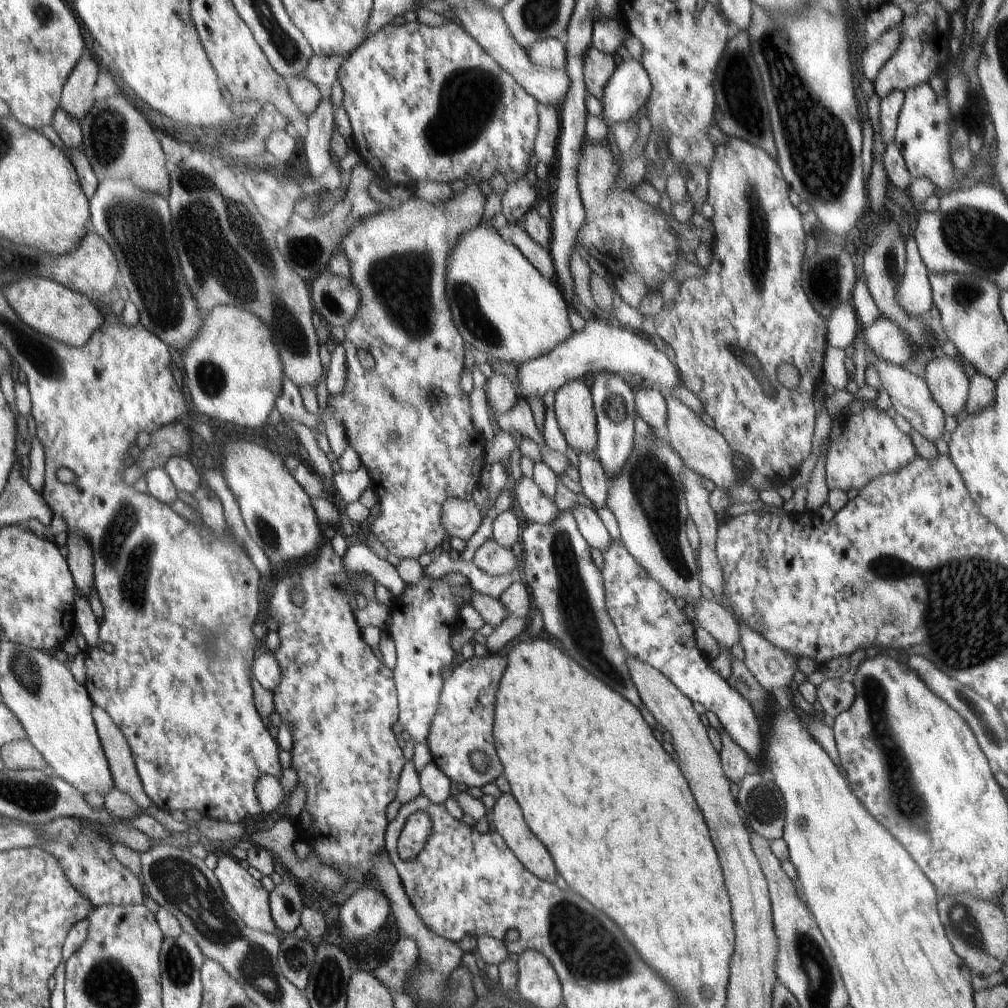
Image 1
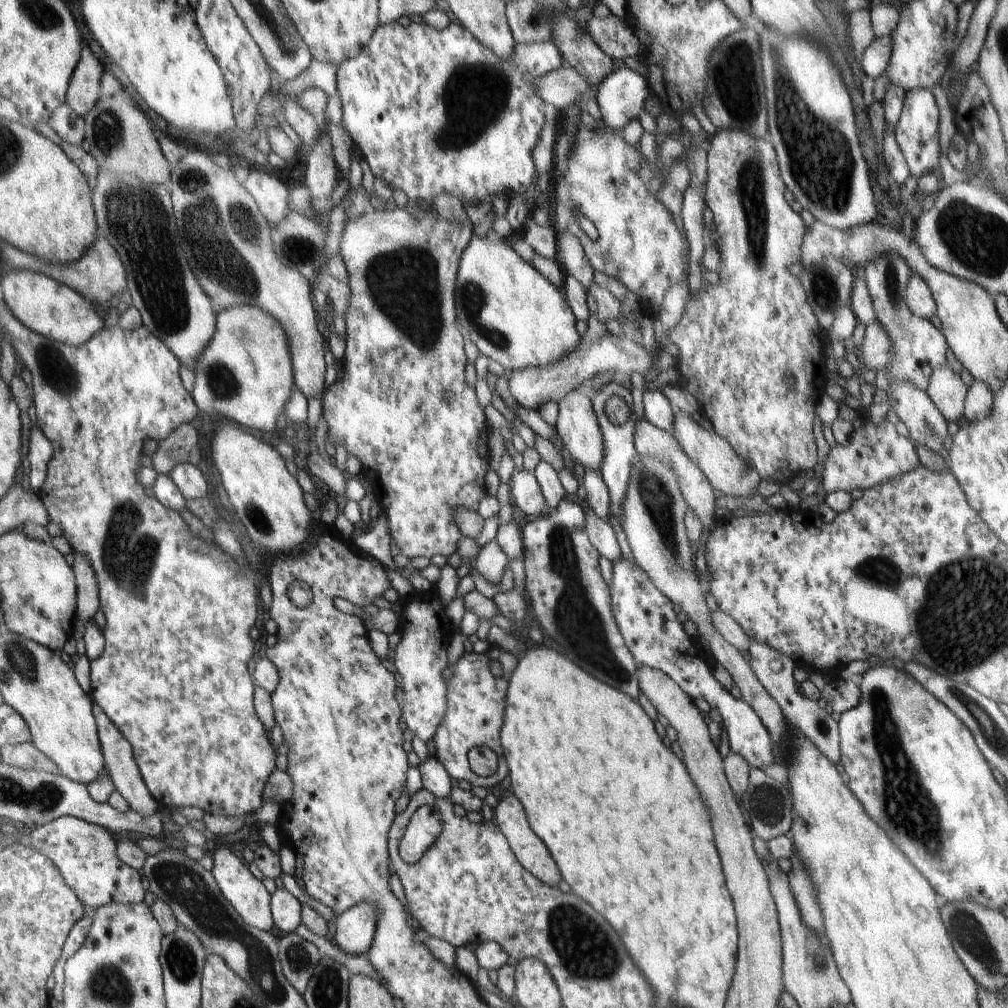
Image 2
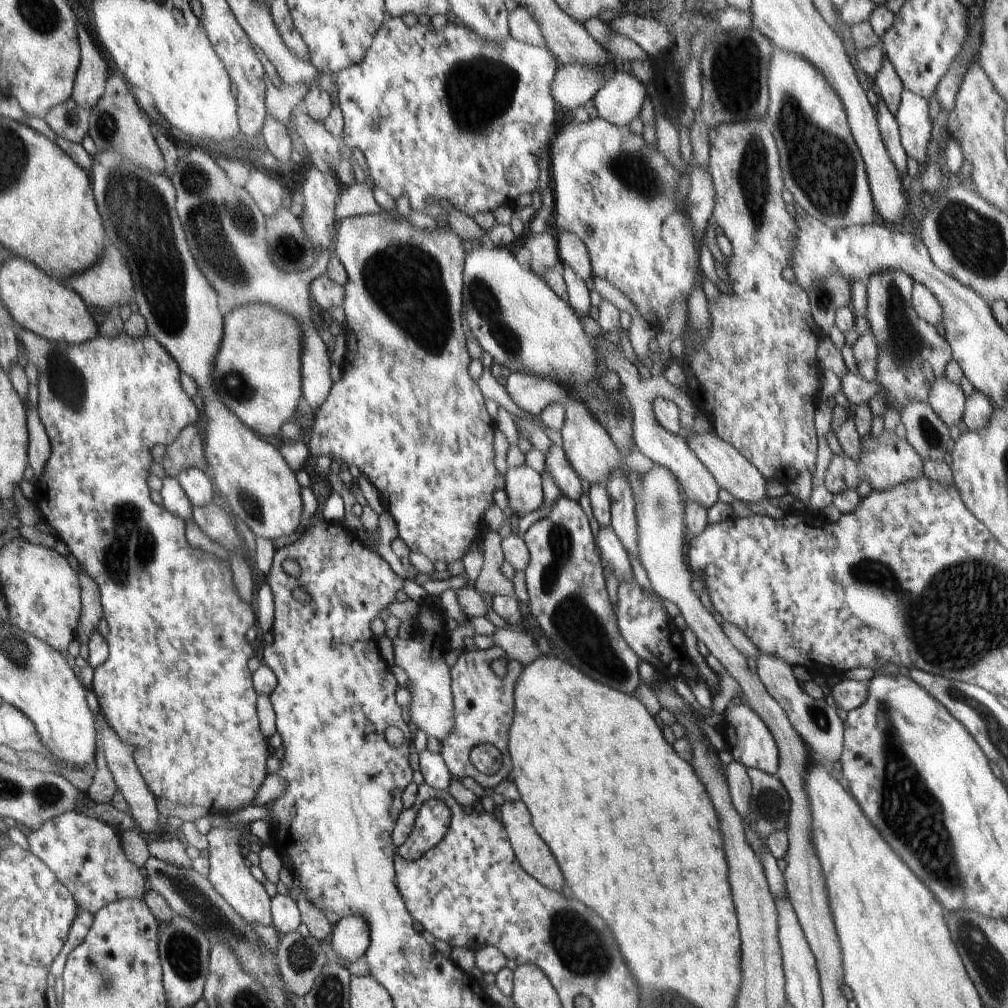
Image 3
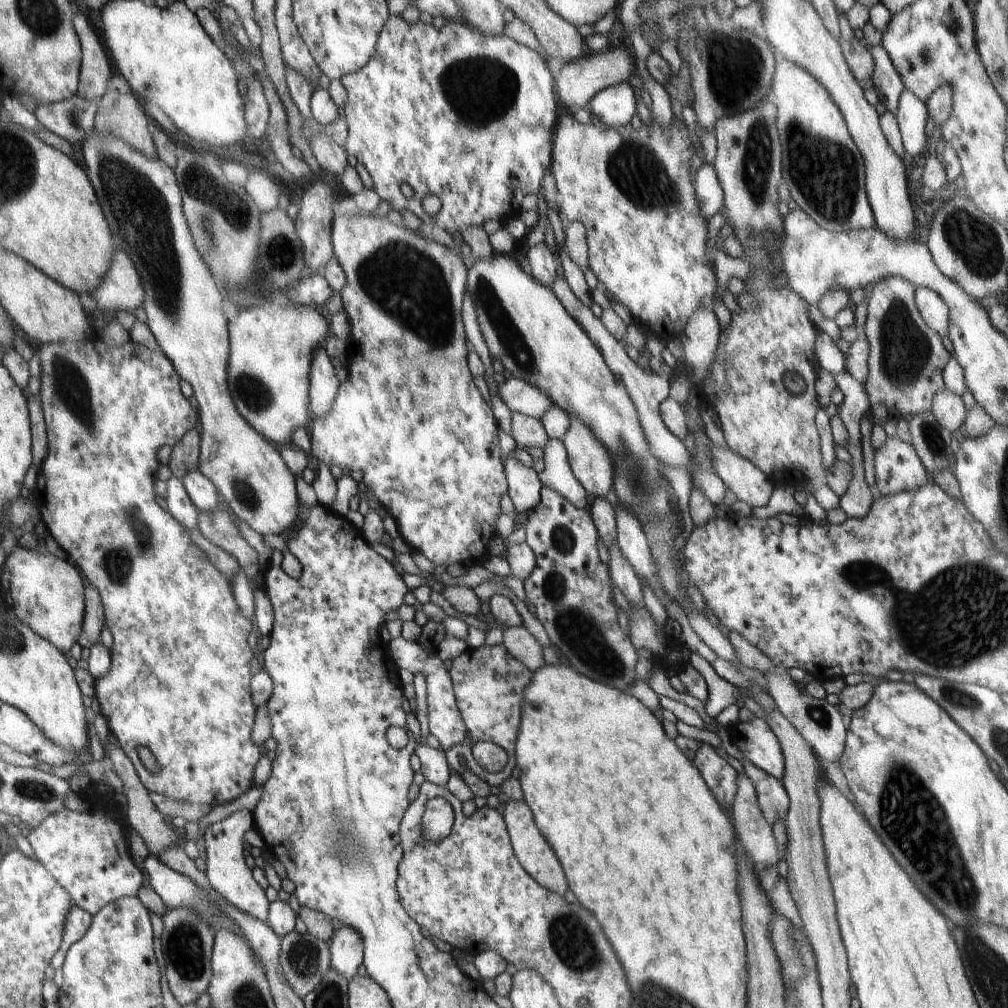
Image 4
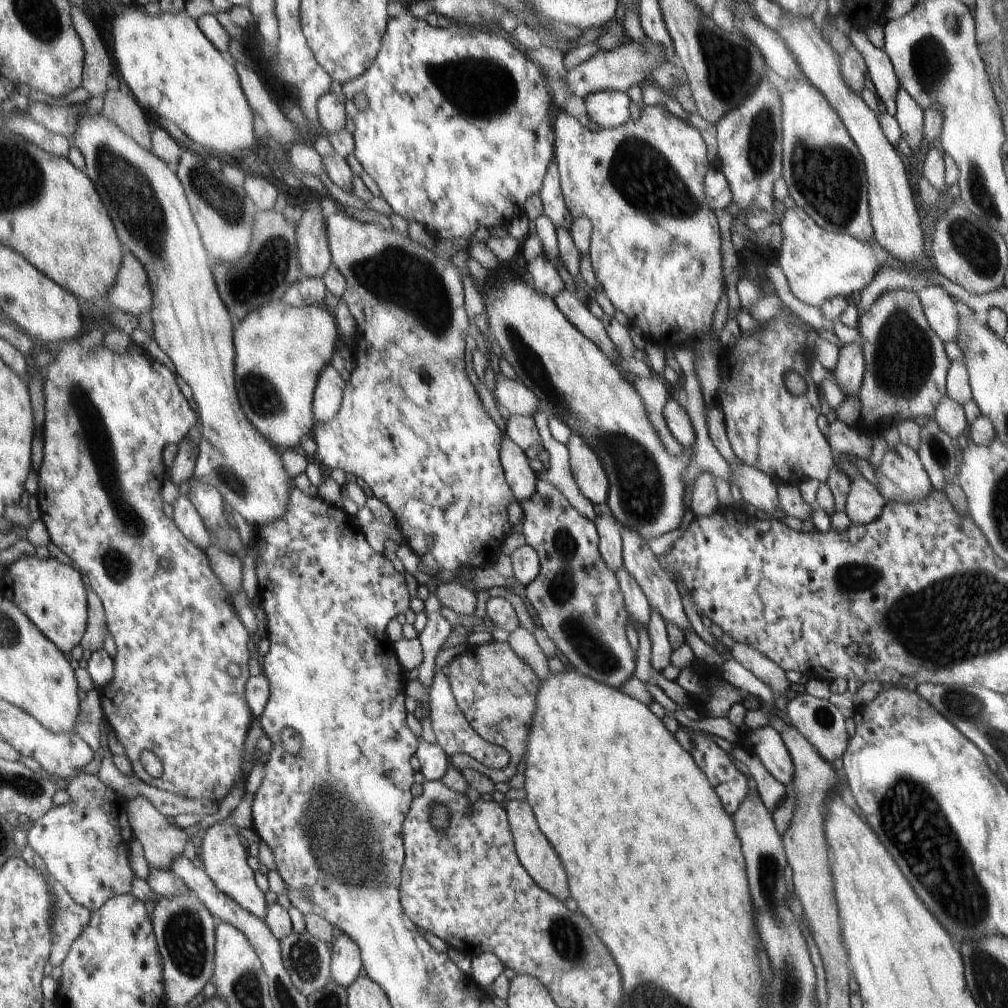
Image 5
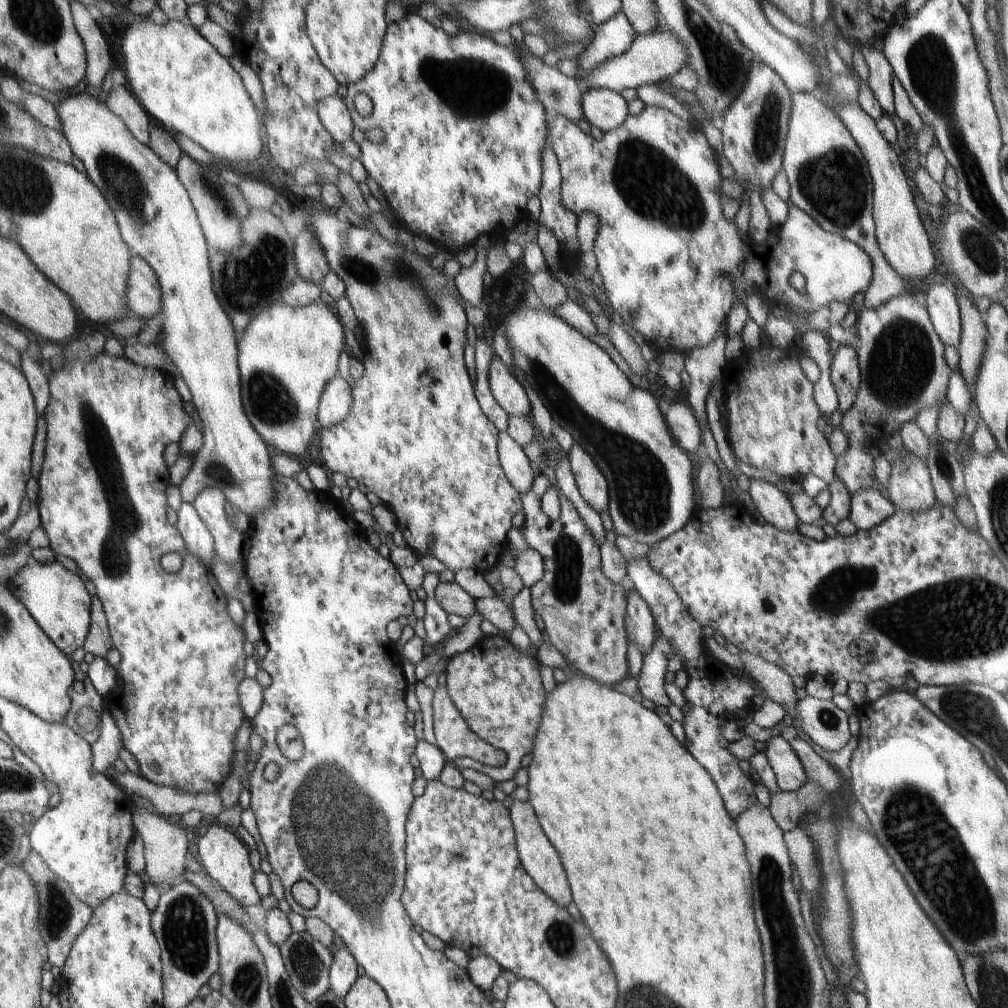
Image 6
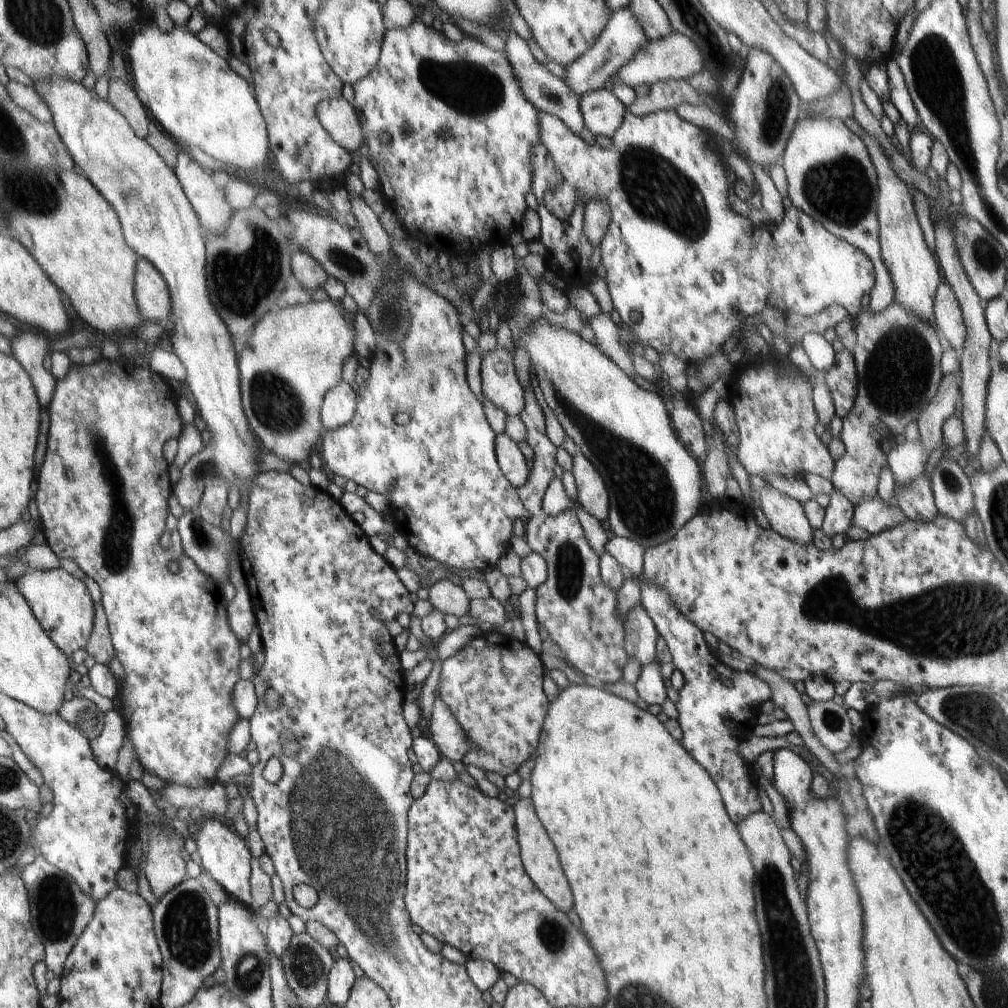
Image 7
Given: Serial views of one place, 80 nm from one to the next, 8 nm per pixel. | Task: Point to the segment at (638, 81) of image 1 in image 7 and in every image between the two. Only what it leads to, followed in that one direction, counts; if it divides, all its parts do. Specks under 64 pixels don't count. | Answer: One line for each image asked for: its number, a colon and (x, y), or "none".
2: (621, 95)
3: (619, 101)
4: (616, 105)
5: (609, 109)
6: (604, 108)
7: (603, 113)

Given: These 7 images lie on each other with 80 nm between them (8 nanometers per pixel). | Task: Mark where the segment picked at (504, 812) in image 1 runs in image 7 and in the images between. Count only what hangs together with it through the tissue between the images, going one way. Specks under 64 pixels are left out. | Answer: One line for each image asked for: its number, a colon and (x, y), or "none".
2: (509, 816)
3: (536, 859)
4: (534, 854)
5: (536, 854)
6: (539, 858)
7: (538, 855)

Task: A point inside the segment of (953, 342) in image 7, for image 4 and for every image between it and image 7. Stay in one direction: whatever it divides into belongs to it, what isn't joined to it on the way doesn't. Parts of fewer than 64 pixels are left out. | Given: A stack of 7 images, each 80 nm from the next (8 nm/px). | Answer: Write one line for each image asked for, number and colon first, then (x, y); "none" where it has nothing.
4: (932, 307)
5: (939, 307)
6: (941, 302)

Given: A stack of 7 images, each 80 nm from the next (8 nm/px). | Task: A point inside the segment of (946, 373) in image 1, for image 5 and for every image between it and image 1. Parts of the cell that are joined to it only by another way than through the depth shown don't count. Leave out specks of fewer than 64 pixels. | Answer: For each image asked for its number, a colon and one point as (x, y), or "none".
2: (946, 389)
3: (947, 399)
4: (948, 409)
5: (949, 415)

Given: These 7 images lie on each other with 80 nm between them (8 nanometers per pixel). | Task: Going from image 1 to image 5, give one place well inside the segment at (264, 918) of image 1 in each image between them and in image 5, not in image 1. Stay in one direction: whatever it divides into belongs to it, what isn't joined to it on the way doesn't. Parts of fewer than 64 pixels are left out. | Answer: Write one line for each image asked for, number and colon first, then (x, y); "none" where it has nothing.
2: (248, 896)
3: (229, 875)
4: (227, 872)
5: (224, 857)

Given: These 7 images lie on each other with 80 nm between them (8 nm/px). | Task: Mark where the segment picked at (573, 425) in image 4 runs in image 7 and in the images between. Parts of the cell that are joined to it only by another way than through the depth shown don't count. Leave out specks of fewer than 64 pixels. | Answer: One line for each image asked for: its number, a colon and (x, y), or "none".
5: (587, 469)
6: (592, 484)
7: (591, 493)

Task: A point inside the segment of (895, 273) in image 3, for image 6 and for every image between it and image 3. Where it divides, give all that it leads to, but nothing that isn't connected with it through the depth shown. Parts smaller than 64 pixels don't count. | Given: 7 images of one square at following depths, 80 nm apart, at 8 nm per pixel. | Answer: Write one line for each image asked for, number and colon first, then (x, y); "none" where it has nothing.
4: (906, 361)
5: (906, 365)
6: (901, 357)

